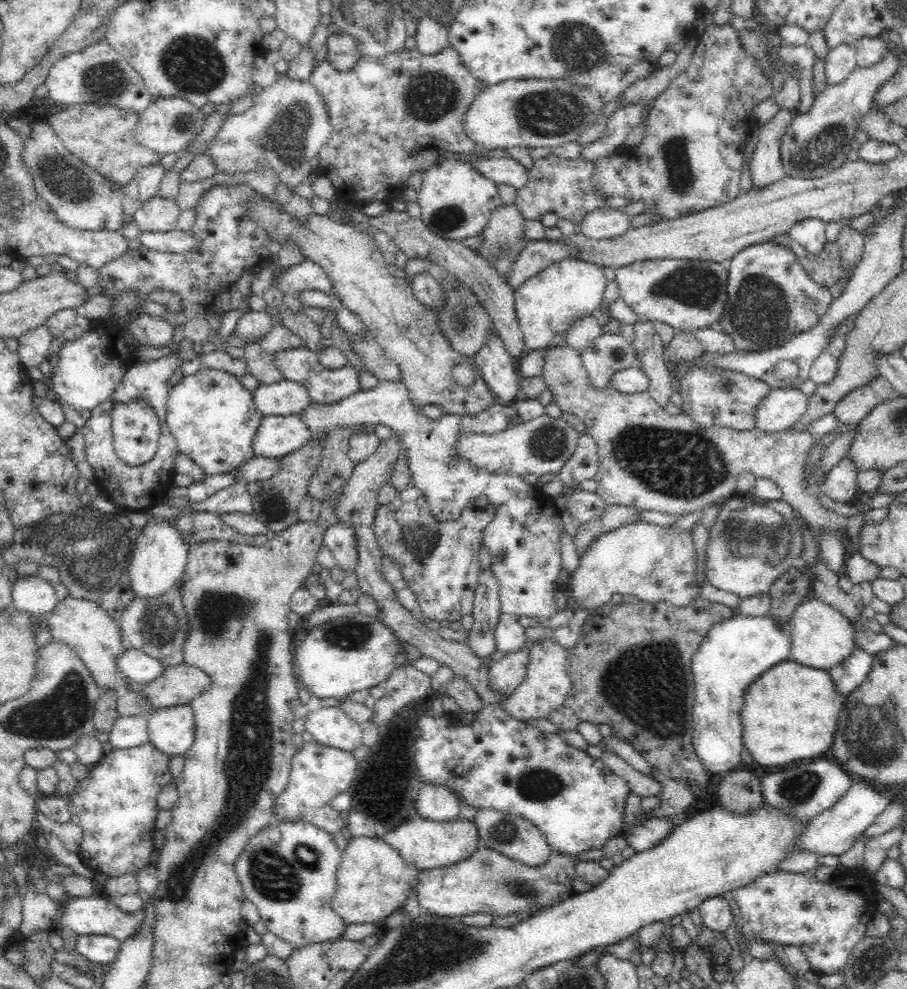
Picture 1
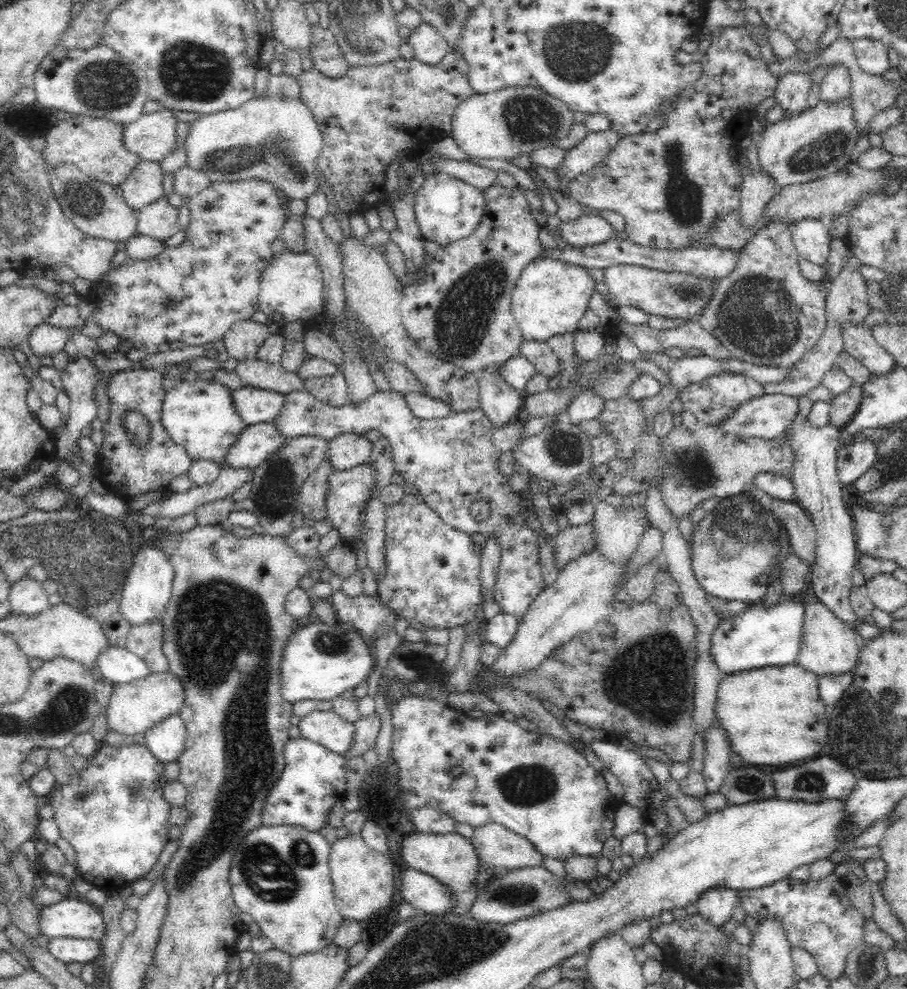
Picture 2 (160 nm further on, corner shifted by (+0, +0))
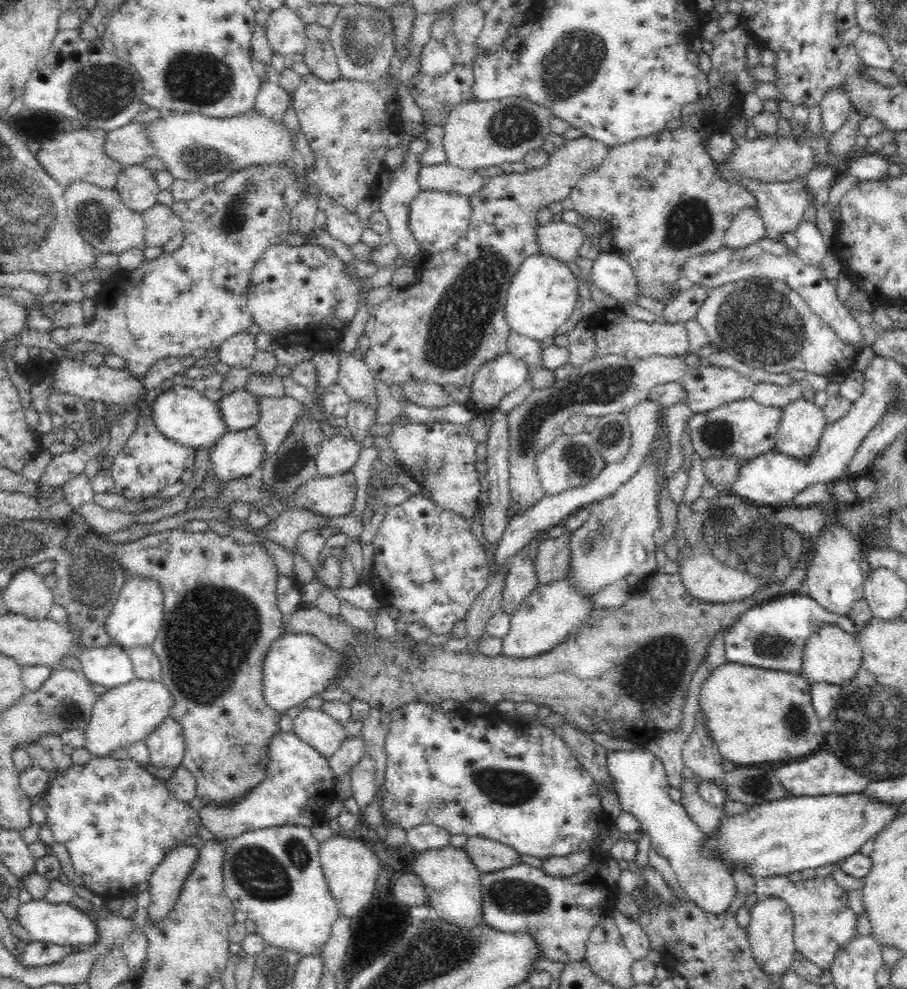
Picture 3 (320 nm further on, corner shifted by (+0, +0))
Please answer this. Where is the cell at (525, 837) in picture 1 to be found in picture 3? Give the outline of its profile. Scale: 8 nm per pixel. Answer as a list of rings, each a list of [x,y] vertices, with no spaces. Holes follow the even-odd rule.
[[[478,836],[468,838],[465,845],[462,850],[467,853],[470,861],[482,875],[506,867],[514,867],[521,856],[510,846]]]

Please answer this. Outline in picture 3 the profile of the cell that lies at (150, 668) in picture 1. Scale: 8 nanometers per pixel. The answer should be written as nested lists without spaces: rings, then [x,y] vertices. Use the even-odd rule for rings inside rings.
[[[116,645],[85,648],[74,657],[80,662],[80,674],[97,688],[111,689],[134,679],[128,653]]]

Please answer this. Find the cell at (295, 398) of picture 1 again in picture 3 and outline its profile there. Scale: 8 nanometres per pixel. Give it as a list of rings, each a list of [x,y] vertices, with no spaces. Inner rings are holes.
[[[245,388],[224,395],[219,409],[228,432],[254,427],[258,420],[258,403]]]

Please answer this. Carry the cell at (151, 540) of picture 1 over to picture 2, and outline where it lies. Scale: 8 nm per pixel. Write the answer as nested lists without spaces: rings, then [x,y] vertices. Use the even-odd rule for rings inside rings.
[[[139,539],[136,545],[138,554],[131,563],[126,581],[122,586],[122,596],[118,602],[119,612],[130,623],[130,626],[139,627],[153,623],[162,616],[171,599],[174,567],[160,549],[156,549],[148,543],[149,541]]]

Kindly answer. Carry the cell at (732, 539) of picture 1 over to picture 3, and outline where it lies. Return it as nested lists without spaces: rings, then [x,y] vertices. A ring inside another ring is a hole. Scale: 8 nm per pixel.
[[[720,494],[711,505],[694,512],[678,502],[675,530],[677,559],[687,593],[702,602],[728,603],[748,598],[764,588],[775,572],[777,558],[783,552],[780,522],[766,520],[753,501],[732,494]]]

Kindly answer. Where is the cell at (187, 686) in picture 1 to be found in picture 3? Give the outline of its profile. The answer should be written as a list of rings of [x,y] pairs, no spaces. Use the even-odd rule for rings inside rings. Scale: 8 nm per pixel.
[[[132,679],[126,684],[107,689],[99,695],[91,714],[90,722],[84,728],[84,749],[93,757],[108,756],[112,751],[128,749],[131,744],[144,741],[166,717],[172,706],[172,695],[162,681]]]

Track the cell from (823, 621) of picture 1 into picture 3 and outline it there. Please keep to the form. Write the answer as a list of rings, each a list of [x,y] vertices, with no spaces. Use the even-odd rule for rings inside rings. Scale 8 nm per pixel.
[[[820,625],[819,629],[816,629],[806,641],[802,668],[804,675],[811,682],[840,685],[842,688],[856,676],[862,659],[863,654],[856,641],[856,634],[850,634],[836,625]]]

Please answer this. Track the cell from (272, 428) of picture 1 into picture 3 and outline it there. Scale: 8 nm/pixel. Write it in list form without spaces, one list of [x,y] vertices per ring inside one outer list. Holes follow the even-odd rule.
[[[251,427],[246,430],[227,431],[209,449],[209,453],[211,456],[209,464],[214,469],[214,474],[218,475],[220,481],[229,481],[257,473],[264,456],[264,446],[257,431]]]

